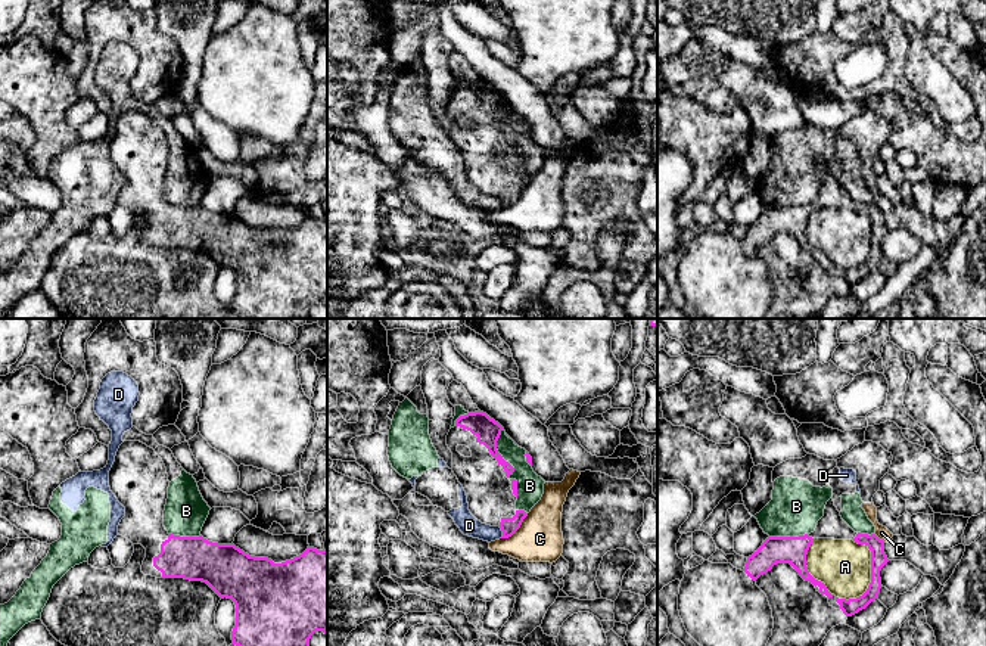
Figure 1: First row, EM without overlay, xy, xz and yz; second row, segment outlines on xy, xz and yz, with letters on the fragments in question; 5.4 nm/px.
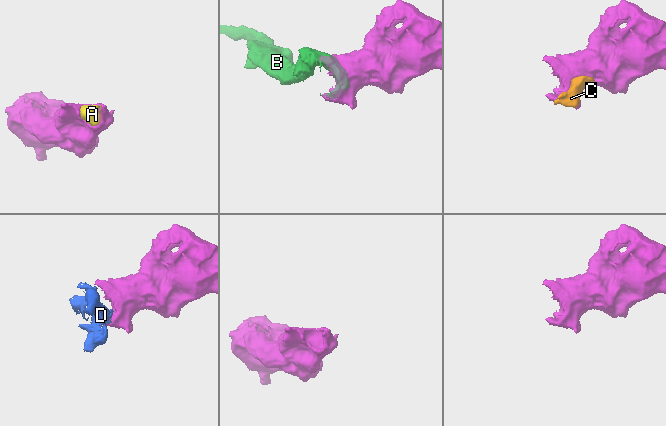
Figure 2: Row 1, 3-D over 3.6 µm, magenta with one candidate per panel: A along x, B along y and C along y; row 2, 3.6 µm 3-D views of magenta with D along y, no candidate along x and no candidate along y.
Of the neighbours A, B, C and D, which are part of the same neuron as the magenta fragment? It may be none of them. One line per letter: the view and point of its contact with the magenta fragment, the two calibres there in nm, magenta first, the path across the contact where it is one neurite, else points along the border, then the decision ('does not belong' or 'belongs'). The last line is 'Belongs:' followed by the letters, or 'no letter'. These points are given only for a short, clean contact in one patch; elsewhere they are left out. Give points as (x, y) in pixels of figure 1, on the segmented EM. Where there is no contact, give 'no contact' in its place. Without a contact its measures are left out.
A: contact yz (820, 581); calibres 90 and 280 nm; does not belong
B: contact xz (509, 463); calibres 140 and 140 nm; does not belong
C: contact xz (516, 530); calibres 100 and 260 nm; does not belong
D: contact xz (503, 533); calibres 100 and 110 nm; border xz (498, 527), (501, 537); does not belong
Belongs: no letter

